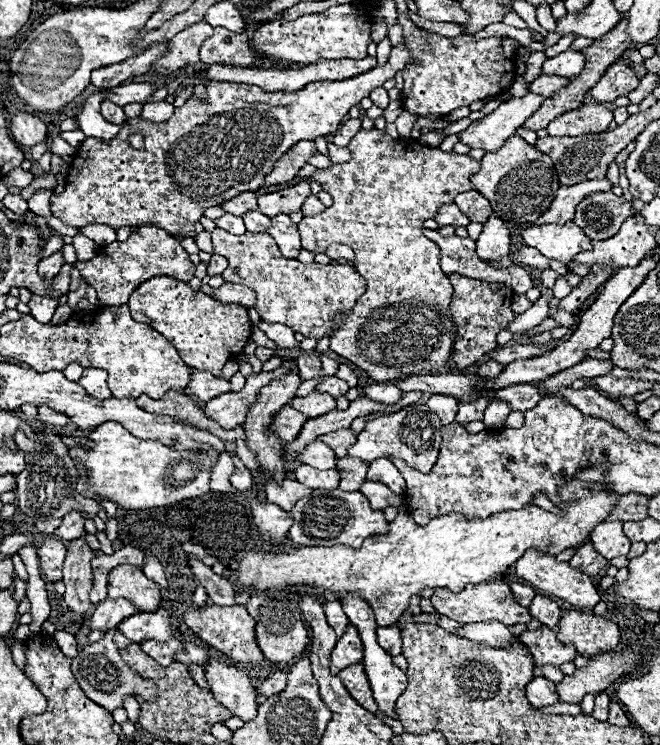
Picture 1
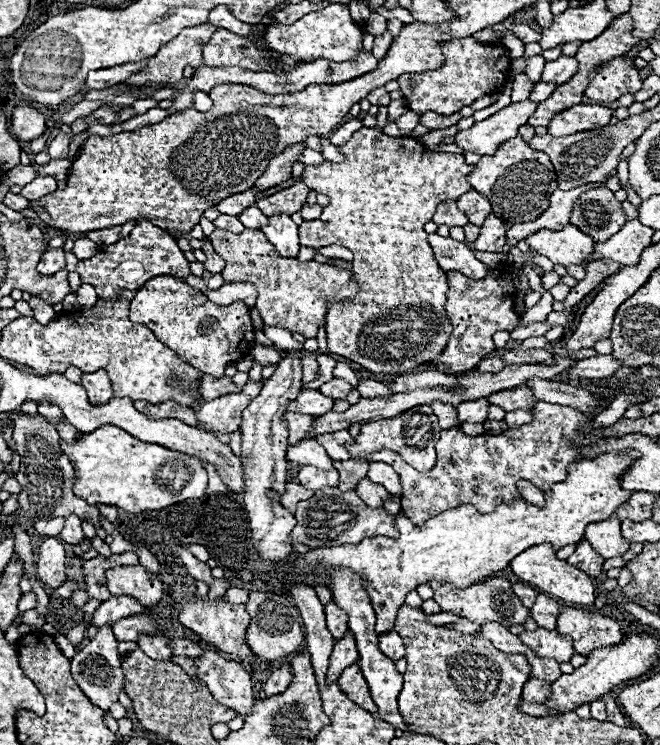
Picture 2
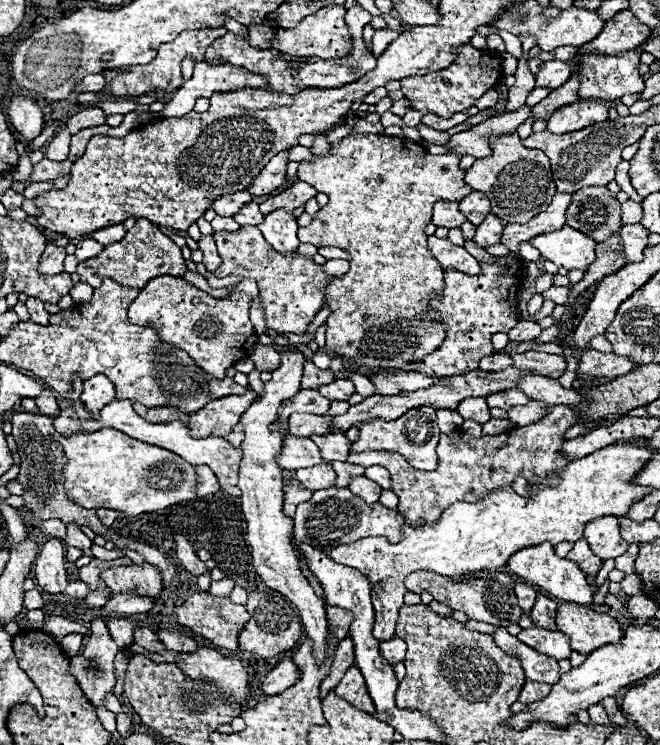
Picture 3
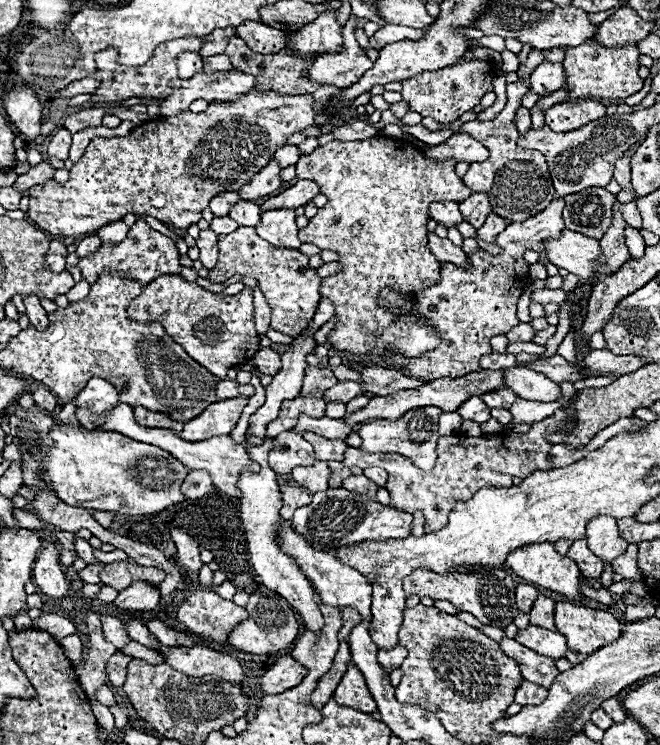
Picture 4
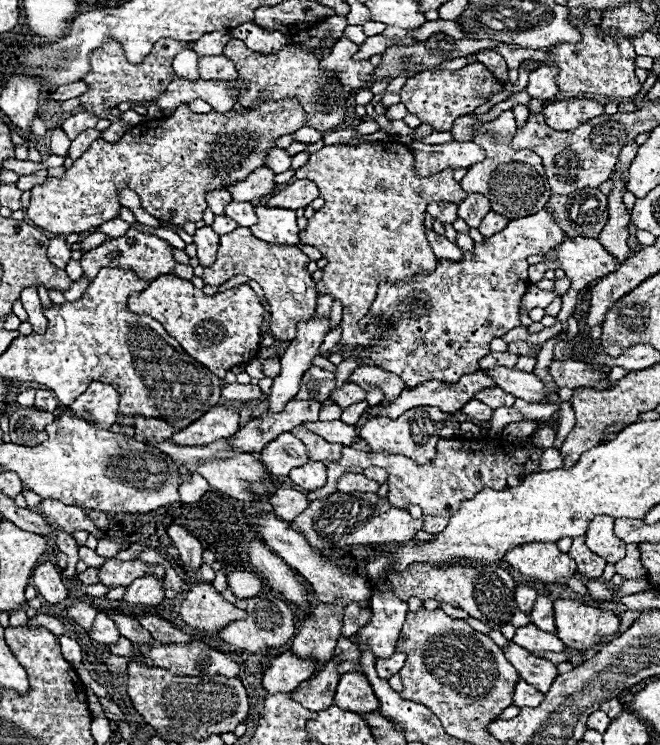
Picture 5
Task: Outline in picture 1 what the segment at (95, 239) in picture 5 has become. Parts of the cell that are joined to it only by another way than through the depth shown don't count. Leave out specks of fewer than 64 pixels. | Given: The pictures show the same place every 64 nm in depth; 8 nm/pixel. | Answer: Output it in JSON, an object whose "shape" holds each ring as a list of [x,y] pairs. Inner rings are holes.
{"shape":[[[76,234],[74,236],[74,242],[72,246],[76,248],[76,256],[80,262],[86,262],[86,260],[92,260],[98,252],[100,252],[100,246],[96,242],[92,242],[90,238],[86,238],[84,234]]]}

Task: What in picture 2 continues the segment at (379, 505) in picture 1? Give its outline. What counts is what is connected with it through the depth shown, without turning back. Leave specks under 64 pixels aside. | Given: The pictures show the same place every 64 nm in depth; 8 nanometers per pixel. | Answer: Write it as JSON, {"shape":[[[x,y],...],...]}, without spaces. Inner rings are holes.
{"shape":[[[362,478],[356,486],[358,496],[370,506],[370,508],[382,508],[382,504],[386,500],[390,500],[390,492],[386,492],[386,488],[382,484],[374,484],[368,478]]]}

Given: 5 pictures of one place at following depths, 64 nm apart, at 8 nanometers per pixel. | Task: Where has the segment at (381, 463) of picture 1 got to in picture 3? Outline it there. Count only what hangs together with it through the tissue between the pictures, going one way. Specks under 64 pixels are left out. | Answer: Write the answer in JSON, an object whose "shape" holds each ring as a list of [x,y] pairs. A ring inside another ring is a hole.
{"shape":[[[370,466],[370,468],[366,468],[364,476],[366,476],[366,478],[370,478],[372,482],[376,482],[378,486],[382,486],[384,490],[390,490],[390,488],[392,488],[390,472],[388,472],[384,466]]]}

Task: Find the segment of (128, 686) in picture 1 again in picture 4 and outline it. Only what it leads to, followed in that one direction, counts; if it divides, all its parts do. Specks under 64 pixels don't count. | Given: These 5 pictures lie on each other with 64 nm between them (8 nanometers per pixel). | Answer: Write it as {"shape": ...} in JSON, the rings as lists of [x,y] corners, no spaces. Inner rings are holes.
{"shape":[[[96,612],[86,614],[88,638],[94,648],[88,648],[88,652],[82,656],[82,662],[74,666],[78,682],[90,700],[96,700],[98,688],[108,686],[108,682],[110,682],[108,672],[106,672],[108,660],[112,654],[118,652],[118,648],[114,644],[108,644],[108,640],[104,640],[100,624],[102,624],[100,614],[96,614]]]}

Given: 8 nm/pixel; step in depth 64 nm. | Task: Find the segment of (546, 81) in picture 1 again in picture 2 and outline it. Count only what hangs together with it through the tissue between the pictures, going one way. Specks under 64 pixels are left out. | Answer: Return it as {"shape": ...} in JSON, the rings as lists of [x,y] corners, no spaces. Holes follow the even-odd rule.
{"shape":[[[536,82],[530,98],[536,100],[536,102],[542,102],[542,100],[550,98],[550,94],[556,90],[556,86],[558,86],[558,84],[552,84],[552,82]]]}

